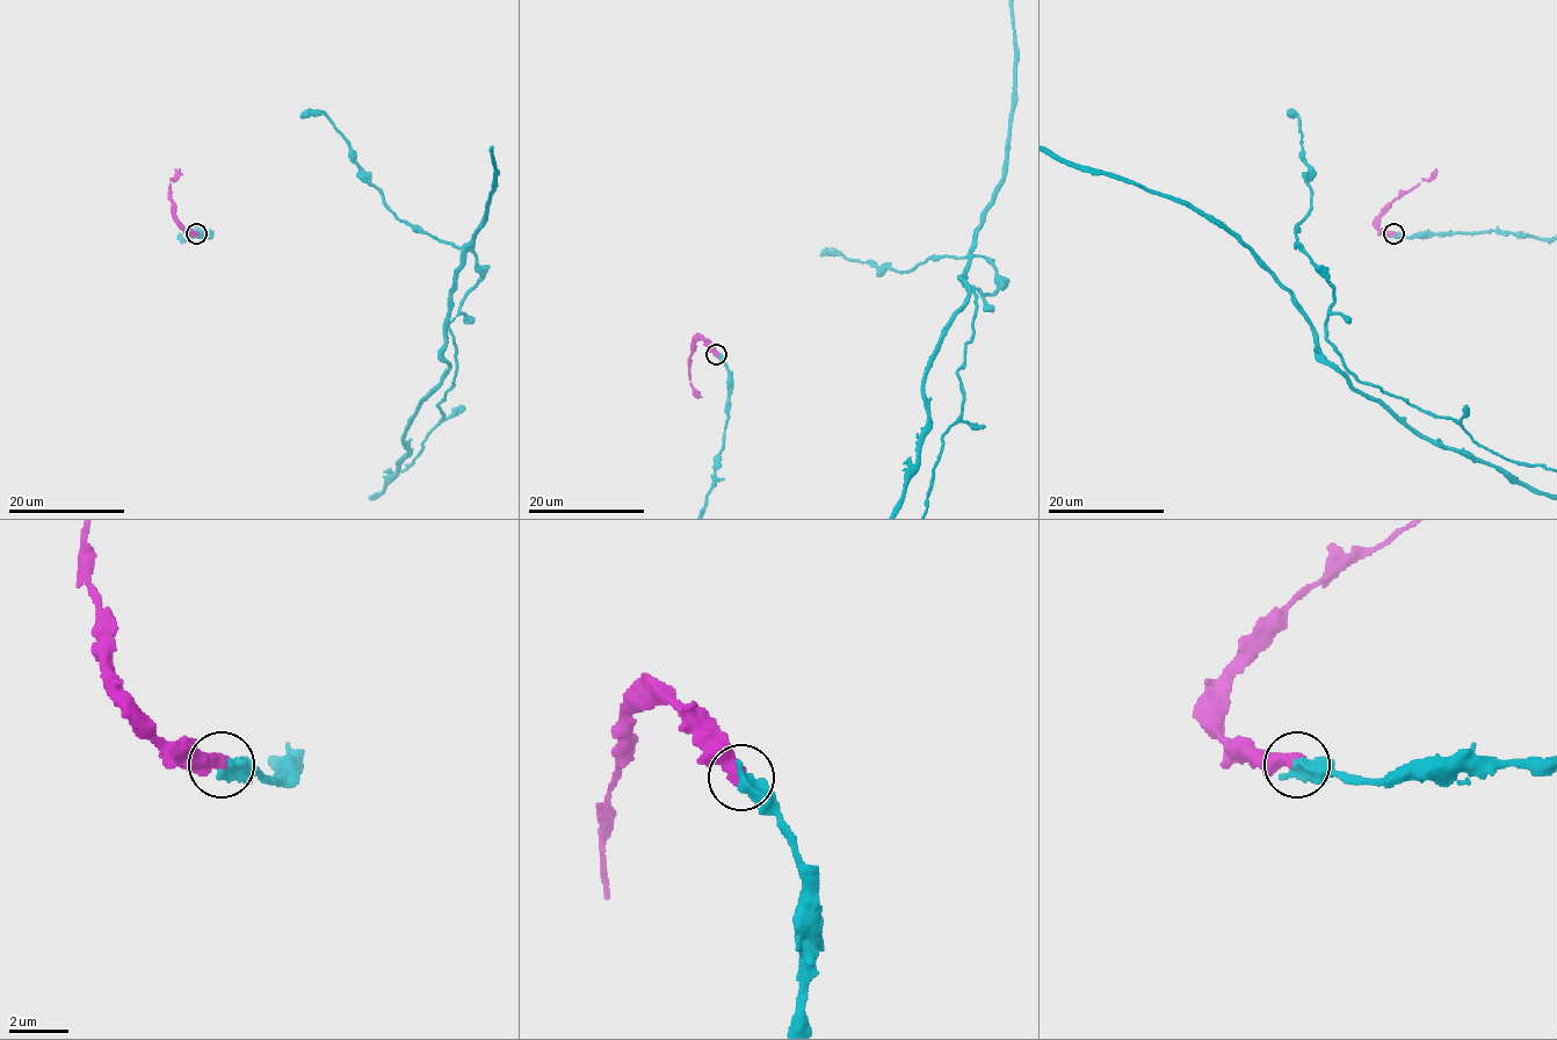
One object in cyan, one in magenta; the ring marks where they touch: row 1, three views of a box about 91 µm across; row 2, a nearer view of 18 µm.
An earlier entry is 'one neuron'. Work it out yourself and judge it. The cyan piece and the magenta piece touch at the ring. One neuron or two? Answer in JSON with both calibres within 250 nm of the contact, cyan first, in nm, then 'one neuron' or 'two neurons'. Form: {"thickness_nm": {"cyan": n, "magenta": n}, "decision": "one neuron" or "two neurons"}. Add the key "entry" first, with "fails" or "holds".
{"entry": "holds", "thickness_nm": {"cyan": 550, "magenta": 550}, "decision": "one neuron"}

